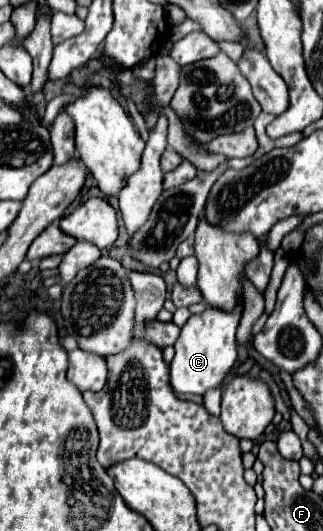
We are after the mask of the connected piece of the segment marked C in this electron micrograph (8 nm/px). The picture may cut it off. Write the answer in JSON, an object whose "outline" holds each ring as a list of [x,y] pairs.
{"outline":[[[207,307],[199,315],[191,315],[189,321],[181,327],[181,335],[175,341],[175,357],[169,365],[171,369],[171,387],[177,393],[207,393],[209,389],[221,387],[237,359],[235,331],[239,327],[241,309],[225,313],[221,309]]]}

